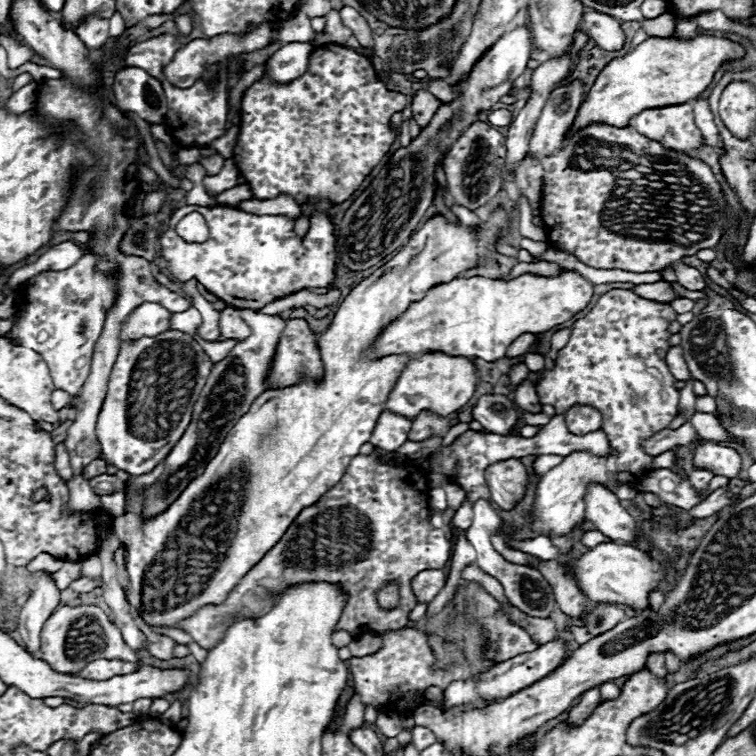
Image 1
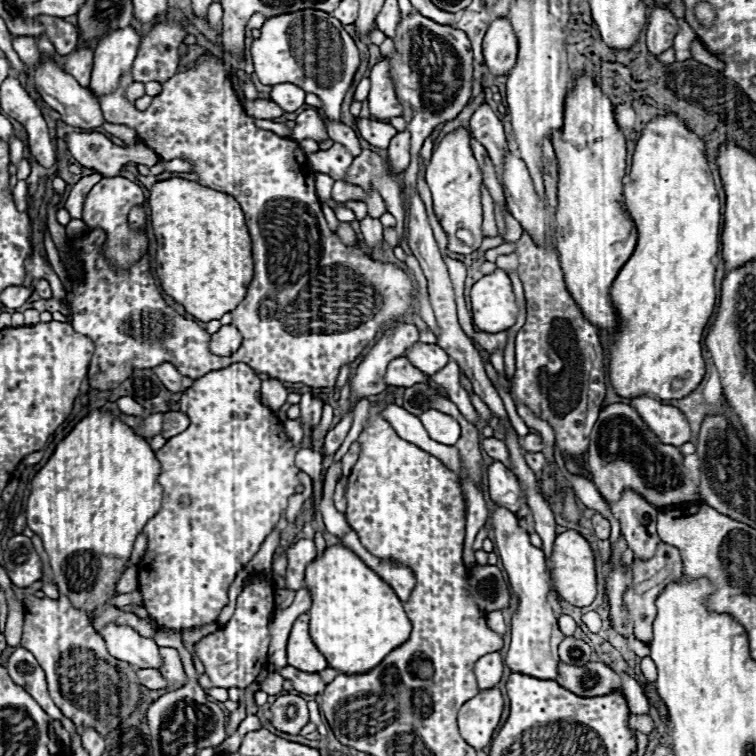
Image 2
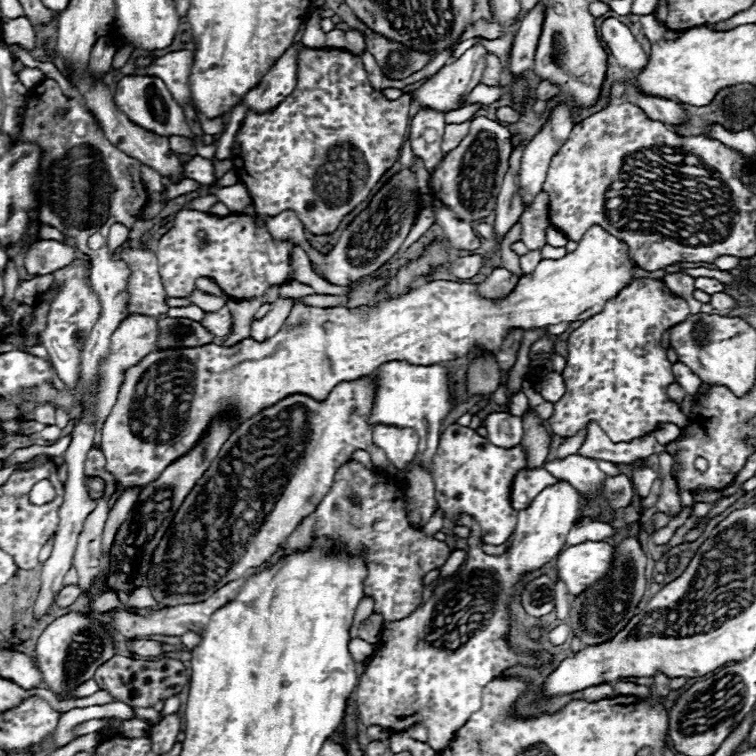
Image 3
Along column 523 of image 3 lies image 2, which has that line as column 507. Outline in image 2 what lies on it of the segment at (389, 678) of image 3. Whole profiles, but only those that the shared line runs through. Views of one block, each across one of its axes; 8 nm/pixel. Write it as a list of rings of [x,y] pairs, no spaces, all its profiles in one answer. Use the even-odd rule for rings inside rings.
[[[496,508],[494,512],[494,532],[496,544],[504,570],[508,574],[512,592],[518,600],[516,612],[512,614],[512,644],[506,654],[506,664],[512,672],[528,674],[540,680],[554,680],[558,674],[558,644],[564,640],[564,634],[558,628],[558,620],[550,608],[550,570],[546,566],[544,552],[530,544],[528,532],[520,530],[516,524],[514,512],[506,508]]]

